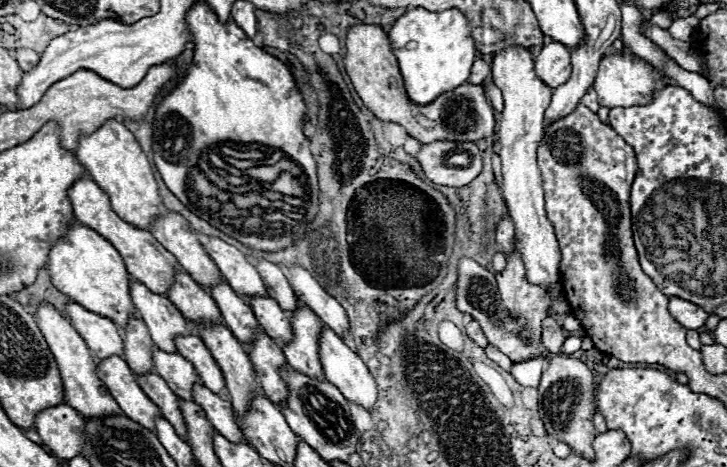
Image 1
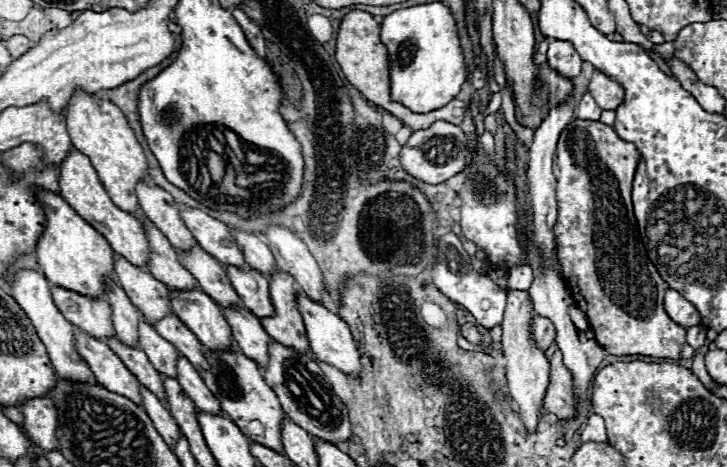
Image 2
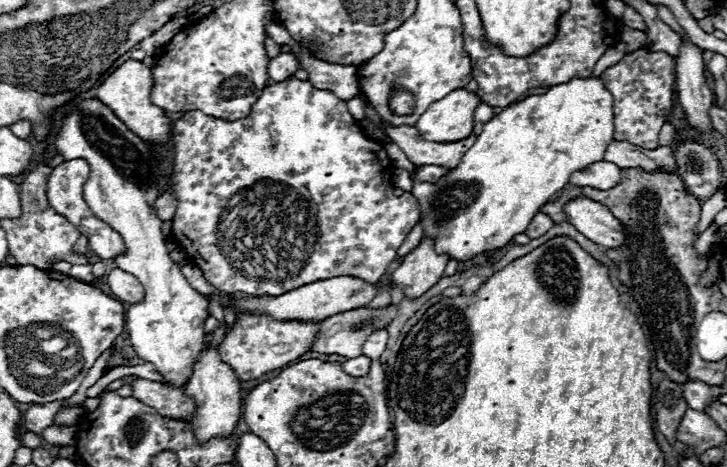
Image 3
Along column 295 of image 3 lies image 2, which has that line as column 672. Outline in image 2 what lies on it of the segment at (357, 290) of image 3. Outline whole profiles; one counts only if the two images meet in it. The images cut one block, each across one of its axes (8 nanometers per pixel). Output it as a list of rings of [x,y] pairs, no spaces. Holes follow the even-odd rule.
[[[668,290],[666,292],[664,308],[666,308],[668,316],[684,328],[692,328],[692,326],[702,324],[702,318],[700,318],[698,310],[686,298],[682,298],[682,294],[678,290]]]

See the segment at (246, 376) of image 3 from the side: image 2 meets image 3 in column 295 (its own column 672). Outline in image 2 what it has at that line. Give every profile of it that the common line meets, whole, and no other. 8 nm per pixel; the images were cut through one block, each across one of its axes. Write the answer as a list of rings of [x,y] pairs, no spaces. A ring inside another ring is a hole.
[[[594,120],[570,122],[560,138],[554,158],[556,176],[556,202],[558,220],[554,224],[556,254],[566,276],[566,284],[578,304],[588,316],[590,328],[594,330],[596,342],[614,356],[656,356],[656,358],[682,358],[682,346],[686,344],[686,330],[668,318],[664,312],[664,292],[668,284],[660,278],[654,266],[646,264],[646,250],[640,248],[640,234],[632,212],[632,180],[636,174],[640,154],[634,144],[618,138],[612,126]]]

